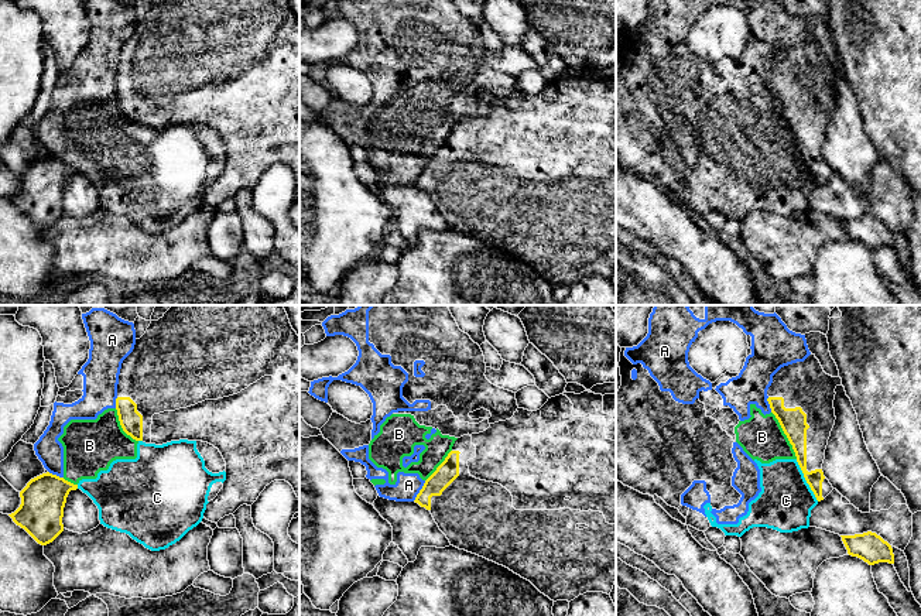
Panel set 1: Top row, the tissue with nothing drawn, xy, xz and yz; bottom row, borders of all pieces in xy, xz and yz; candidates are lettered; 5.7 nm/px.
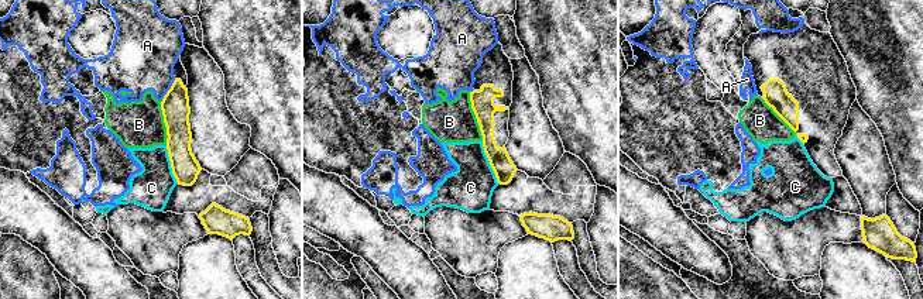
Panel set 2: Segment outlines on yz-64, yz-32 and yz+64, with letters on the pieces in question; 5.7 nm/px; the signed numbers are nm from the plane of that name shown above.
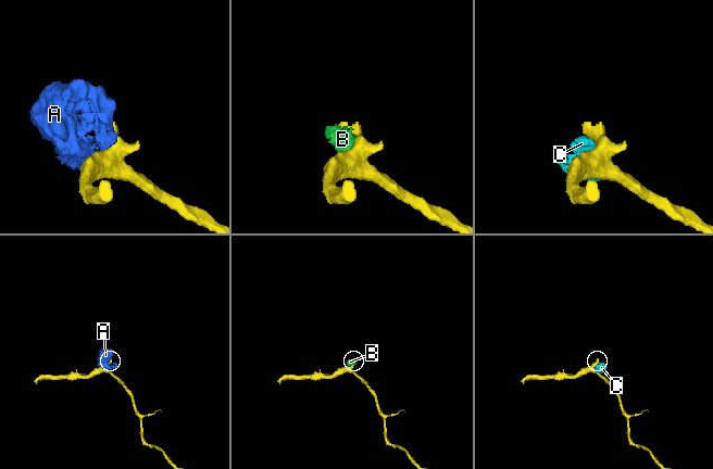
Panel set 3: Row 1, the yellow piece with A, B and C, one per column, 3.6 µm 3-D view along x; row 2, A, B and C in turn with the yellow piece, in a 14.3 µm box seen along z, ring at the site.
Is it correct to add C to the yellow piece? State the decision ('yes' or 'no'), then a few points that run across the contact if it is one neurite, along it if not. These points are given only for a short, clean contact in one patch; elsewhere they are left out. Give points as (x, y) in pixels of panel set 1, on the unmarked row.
no | yz (795, 143), (805, 166), (818, 184)

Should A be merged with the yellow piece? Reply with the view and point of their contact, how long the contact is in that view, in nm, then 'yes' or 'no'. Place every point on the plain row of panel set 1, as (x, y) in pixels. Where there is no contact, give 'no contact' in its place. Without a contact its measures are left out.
meets yellow in xz at (420, 174); contact 140 nm long; no

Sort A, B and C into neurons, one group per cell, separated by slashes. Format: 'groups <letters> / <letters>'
groups A B C

